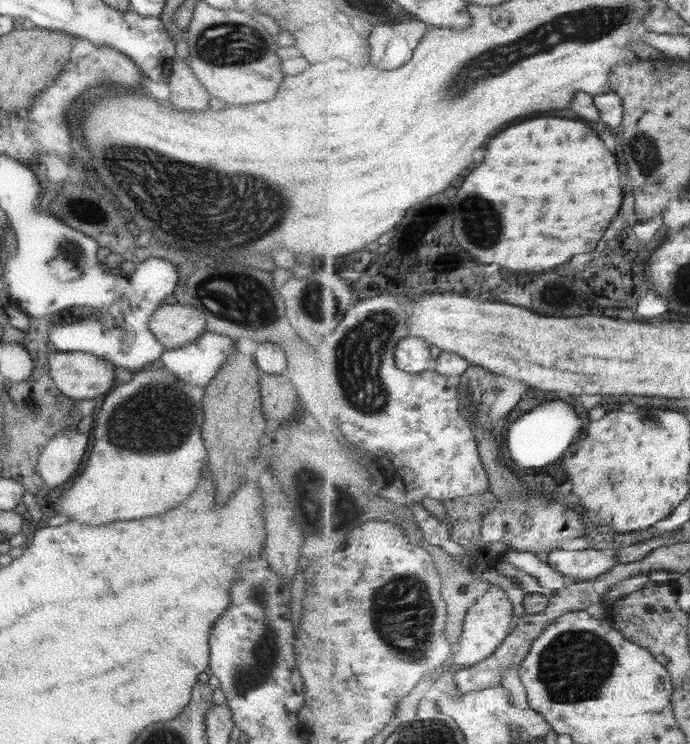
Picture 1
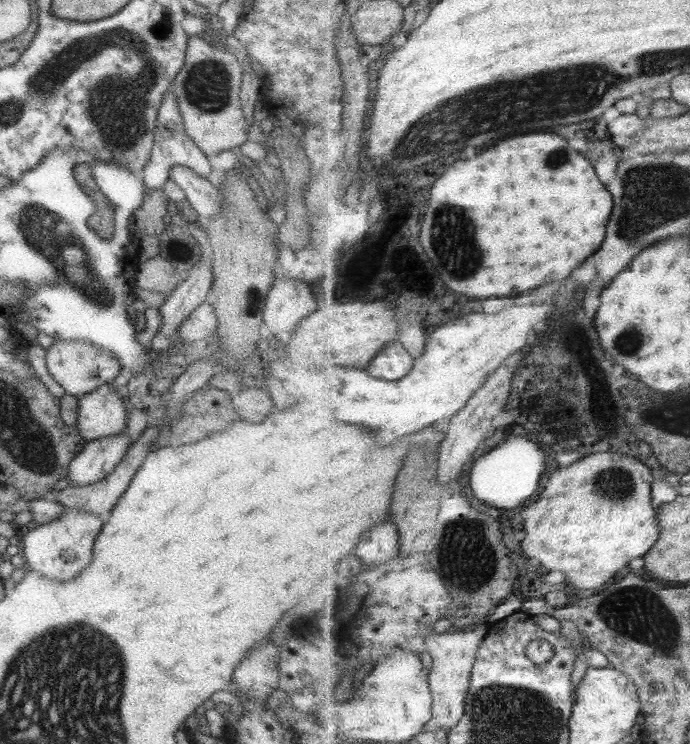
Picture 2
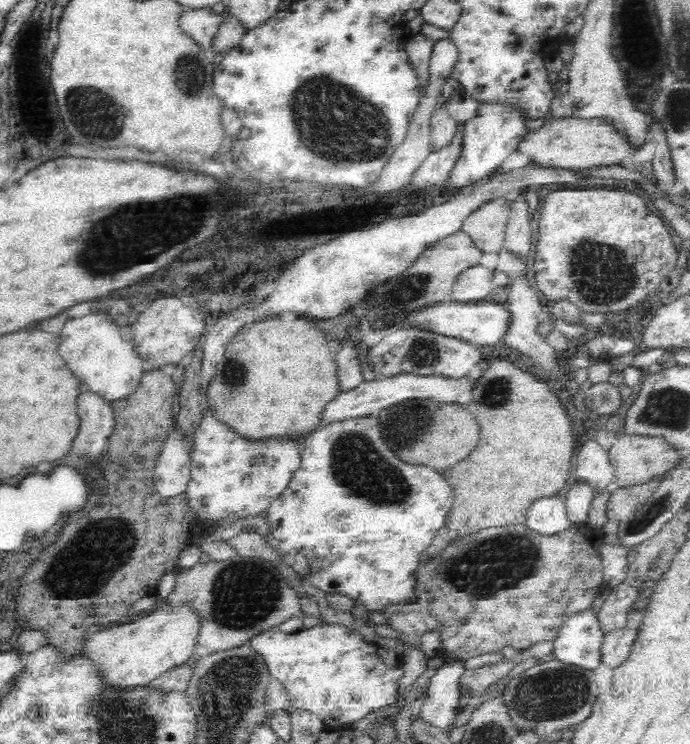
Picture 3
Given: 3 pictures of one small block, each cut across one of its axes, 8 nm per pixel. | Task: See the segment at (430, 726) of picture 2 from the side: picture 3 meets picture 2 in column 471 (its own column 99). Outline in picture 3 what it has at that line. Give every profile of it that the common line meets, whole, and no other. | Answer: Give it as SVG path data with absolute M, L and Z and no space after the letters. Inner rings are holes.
M157 605L149 615L132 623L89 634L80 656L90 659L105 689L146 687L172 668L191 662L197 656L199 617L188 607L165 608Z

